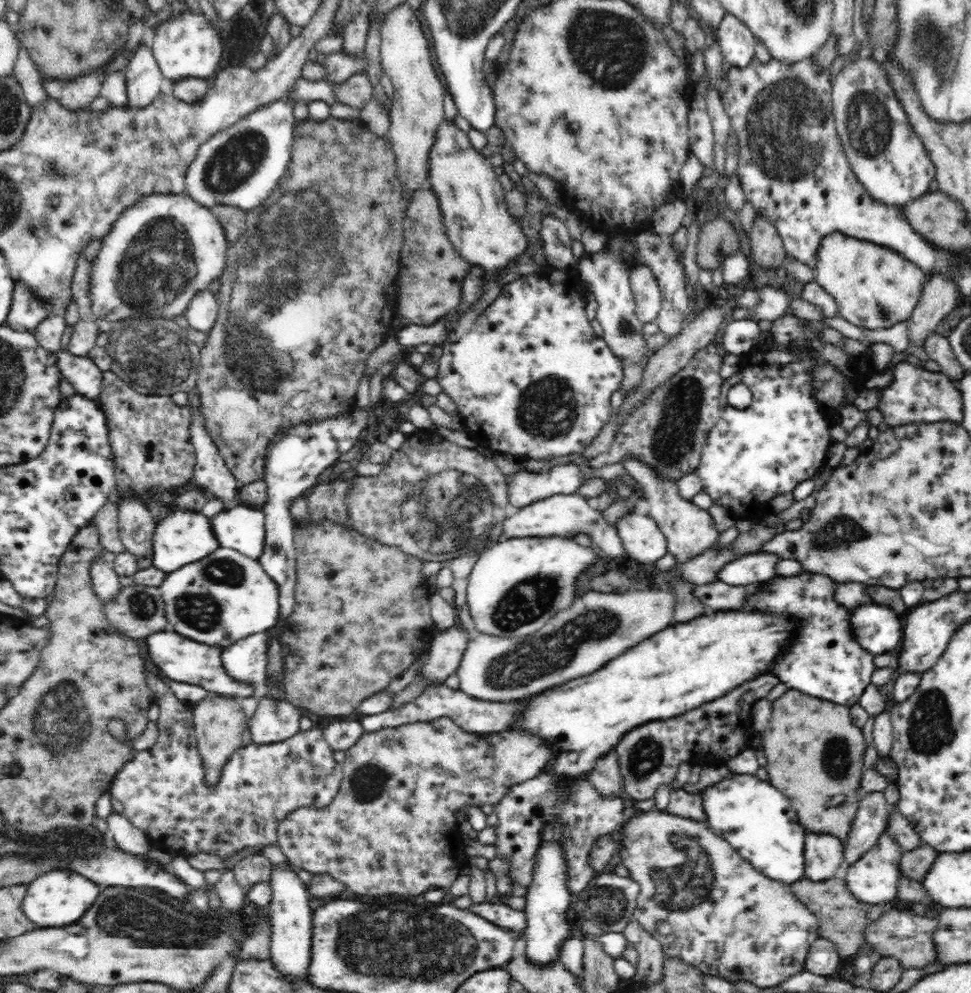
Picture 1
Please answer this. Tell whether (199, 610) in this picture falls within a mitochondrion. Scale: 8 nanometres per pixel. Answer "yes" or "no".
yes

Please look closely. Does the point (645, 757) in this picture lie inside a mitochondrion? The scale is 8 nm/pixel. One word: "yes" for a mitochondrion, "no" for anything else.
yes

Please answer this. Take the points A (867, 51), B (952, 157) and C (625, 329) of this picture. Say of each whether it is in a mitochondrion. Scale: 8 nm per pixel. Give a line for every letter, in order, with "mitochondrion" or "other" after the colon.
A: other
B: other
C: mitochondrion

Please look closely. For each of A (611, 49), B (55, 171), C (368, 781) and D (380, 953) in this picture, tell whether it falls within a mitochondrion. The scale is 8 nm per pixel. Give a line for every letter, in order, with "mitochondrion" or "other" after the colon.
A: mitochondrion
B: mitochondrion
C: mitochondrion
D: mitochondrion

